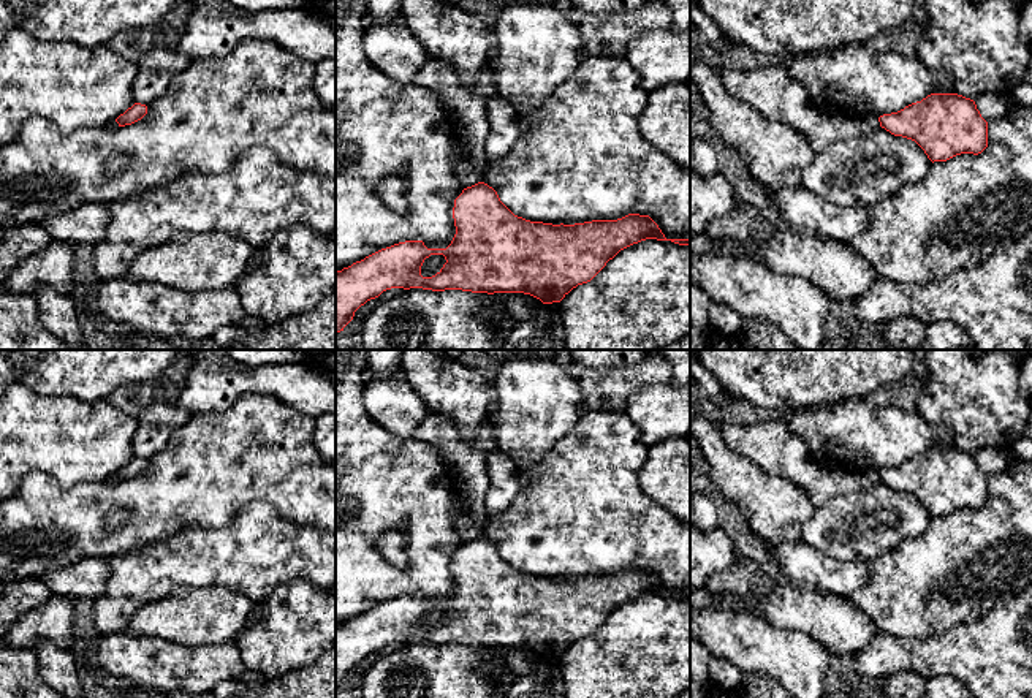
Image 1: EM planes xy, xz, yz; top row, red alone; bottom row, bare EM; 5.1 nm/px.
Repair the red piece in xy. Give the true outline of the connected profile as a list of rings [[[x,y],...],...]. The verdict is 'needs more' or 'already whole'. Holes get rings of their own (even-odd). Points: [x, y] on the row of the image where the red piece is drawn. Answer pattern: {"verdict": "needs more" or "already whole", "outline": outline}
{"verdict": "already whole", "outline": [[[135,103],[131,108],[128,108],[123,114],[120,114],[116,122],[119,127],[131,125],[138,120],[141,120],[147,114],[147,106],[141,103]]]}

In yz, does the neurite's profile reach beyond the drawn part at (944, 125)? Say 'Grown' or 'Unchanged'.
Unchanged

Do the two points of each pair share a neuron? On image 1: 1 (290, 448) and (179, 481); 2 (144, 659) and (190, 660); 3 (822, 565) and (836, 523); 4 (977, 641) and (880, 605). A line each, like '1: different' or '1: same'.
1: same
2: same
3: different
4: different

